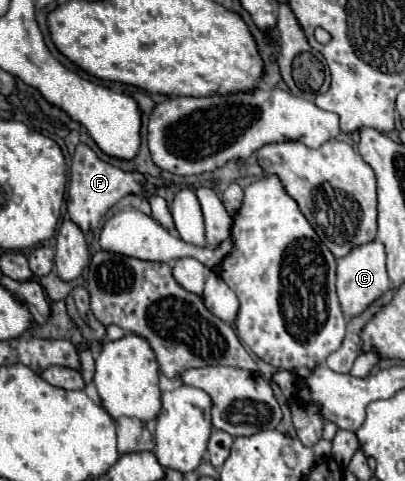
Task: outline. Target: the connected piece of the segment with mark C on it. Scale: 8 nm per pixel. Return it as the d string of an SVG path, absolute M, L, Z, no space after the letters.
M371 241L353 249L347 257L337 261L337 295L345 315L361 315L375 299L379 299L389 289L389 277L385 271L385 247L381 241Z

